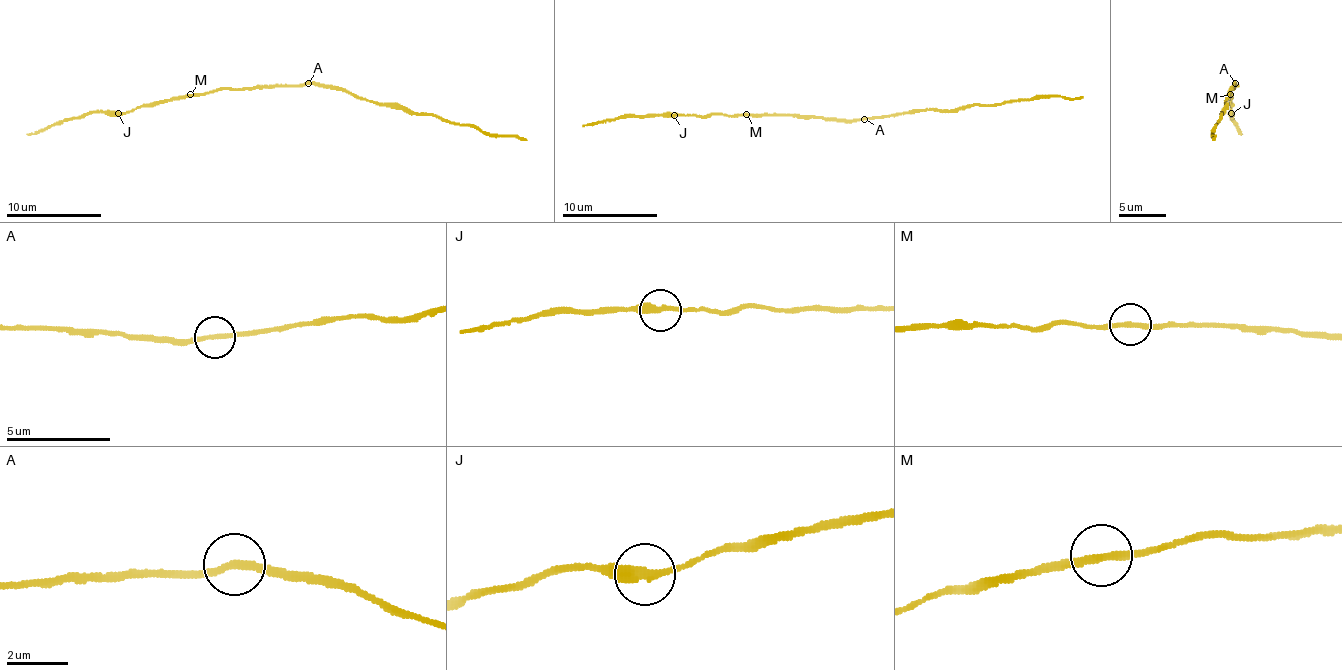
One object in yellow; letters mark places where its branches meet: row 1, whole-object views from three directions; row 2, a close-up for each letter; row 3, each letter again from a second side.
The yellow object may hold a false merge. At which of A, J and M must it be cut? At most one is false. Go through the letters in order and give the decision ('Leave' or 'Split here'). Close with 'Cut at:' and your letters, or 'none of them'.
A: Split here
J: Leave
M: Leave
Cut at: A

